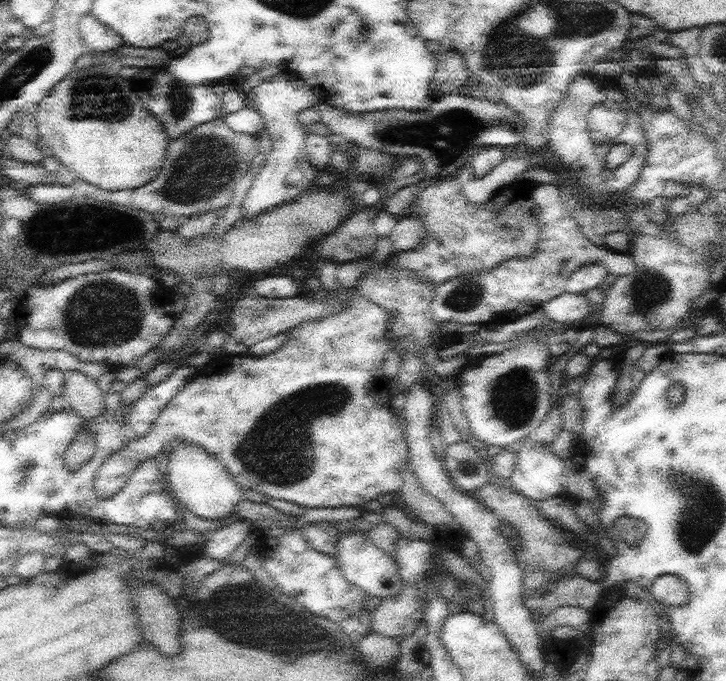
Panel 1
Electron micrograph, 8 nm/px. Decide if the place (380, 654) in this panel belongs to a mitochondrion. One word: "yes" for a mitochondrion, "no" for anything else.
no

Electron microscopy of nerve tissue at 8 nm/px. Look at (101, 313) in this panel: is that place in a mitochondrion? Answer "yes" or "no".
yes

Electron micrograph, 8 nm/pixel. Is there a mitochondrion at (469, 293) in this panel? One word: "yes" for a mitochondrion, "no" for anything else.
yes

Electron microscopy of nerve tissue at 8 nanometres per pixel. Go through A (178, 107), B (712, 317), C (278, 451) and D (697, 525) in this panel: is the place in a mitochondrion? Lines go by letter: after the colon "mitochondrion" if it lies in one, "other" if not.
A: mitochondrion
B: other
C: mitochondrion
D: mitochondrion

